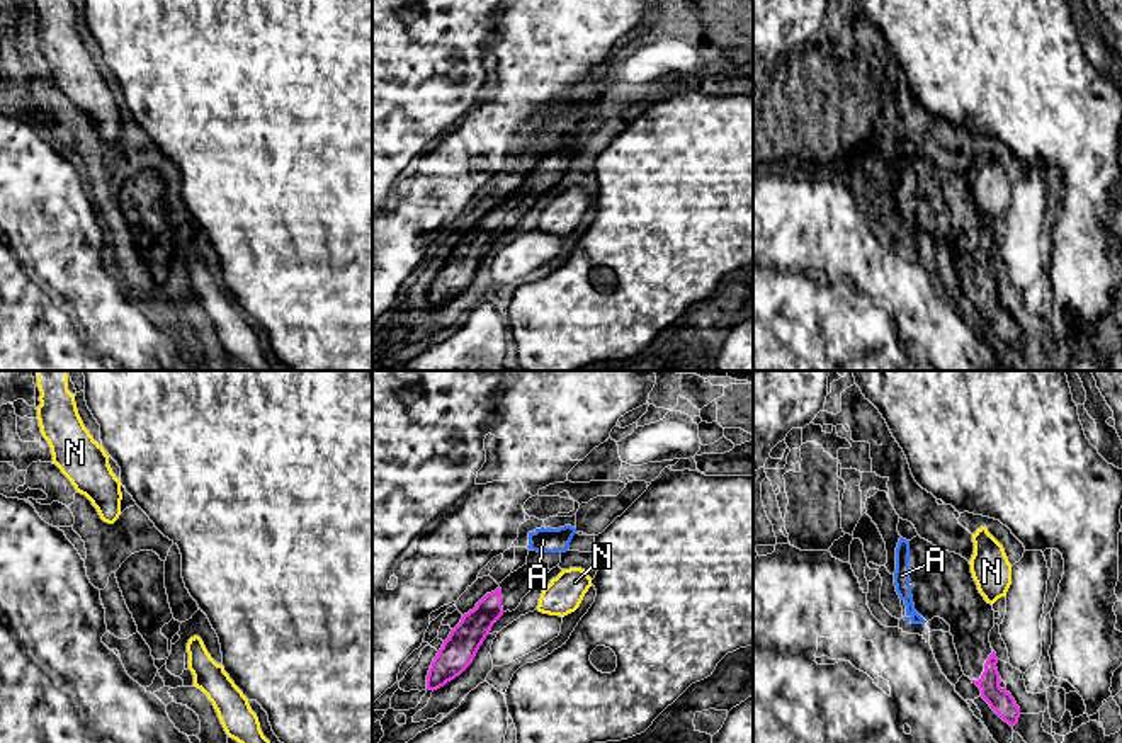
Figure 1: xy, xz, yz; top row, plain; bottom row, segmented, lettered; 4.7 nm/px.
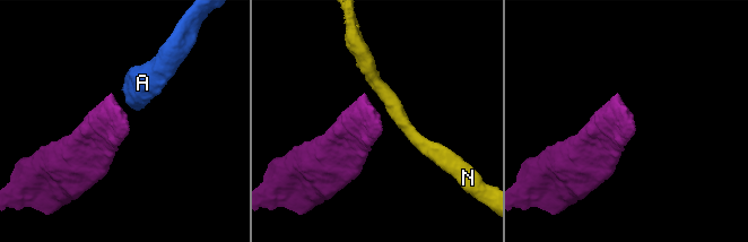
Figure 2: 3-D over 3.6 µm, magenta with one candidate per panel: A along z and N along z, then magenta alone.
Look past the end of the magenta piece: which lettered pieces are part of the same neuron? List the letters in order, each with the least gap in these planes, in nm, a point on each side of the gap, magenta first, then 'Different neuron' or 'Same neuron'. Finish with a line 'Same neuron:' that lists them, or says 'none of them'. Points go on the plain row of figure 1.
A: Distance 240 nm. Across: xz (498, 206), (529, 167). Same neuron
N: Distance 170 nm. Across: xz (502, 226), (538, 226). Different neuron
Same neuron: A

